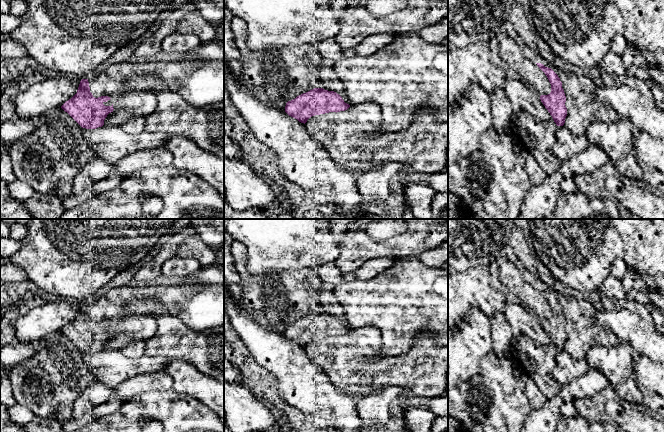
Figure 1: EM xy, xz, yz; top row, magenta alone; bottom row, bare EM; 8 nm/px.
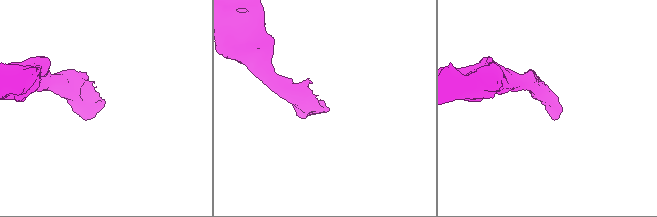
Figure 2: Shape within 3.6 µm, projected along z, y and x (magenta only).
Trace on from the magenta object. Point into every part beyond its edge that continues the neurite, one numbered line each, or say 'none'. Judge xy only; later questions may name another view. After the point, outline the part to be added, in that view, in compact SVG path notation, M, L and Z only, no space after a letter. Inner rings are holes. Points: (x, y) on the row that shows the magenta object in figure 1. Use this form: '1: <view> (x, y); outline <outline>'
none

